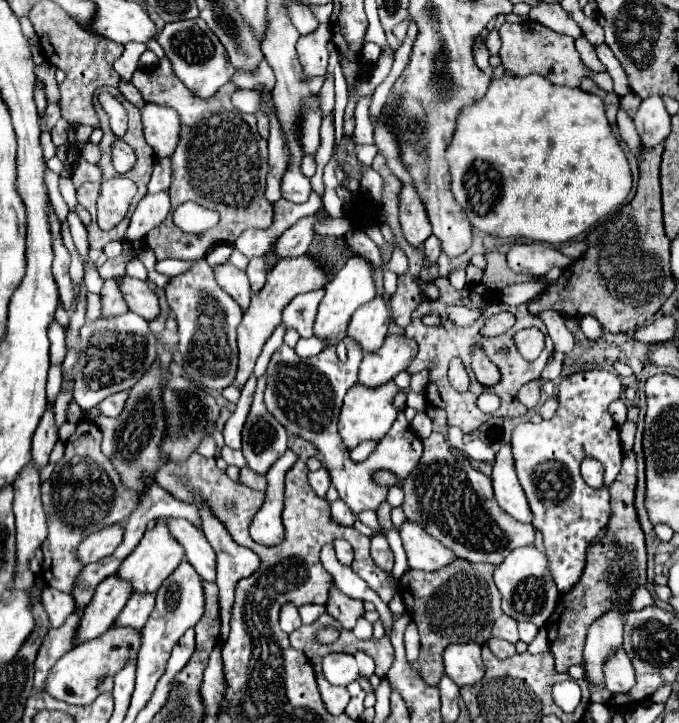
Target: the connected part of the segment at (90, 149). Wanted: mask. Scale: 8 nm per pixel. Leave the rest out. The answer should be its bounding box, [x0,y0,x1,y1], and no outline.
[80,142,100,164]

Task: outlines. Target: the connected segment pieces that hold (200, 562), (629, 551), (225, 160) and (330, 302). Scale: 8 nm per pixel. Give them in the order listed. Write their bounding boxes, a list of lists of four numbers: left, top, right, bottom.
[[158,517,216,581],[546,451,646,673],[132,57,272,261],[314,255,376,349]]

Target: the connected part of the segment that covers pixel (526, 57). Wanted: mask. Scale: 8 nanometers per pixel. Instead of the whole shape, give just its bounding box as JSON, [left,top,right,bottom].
[500,19,614,93]

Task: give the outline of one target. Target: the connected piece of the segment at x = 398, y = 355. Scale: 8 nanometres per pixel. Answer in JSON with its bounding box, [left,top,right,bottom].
[358,335,418,387]

